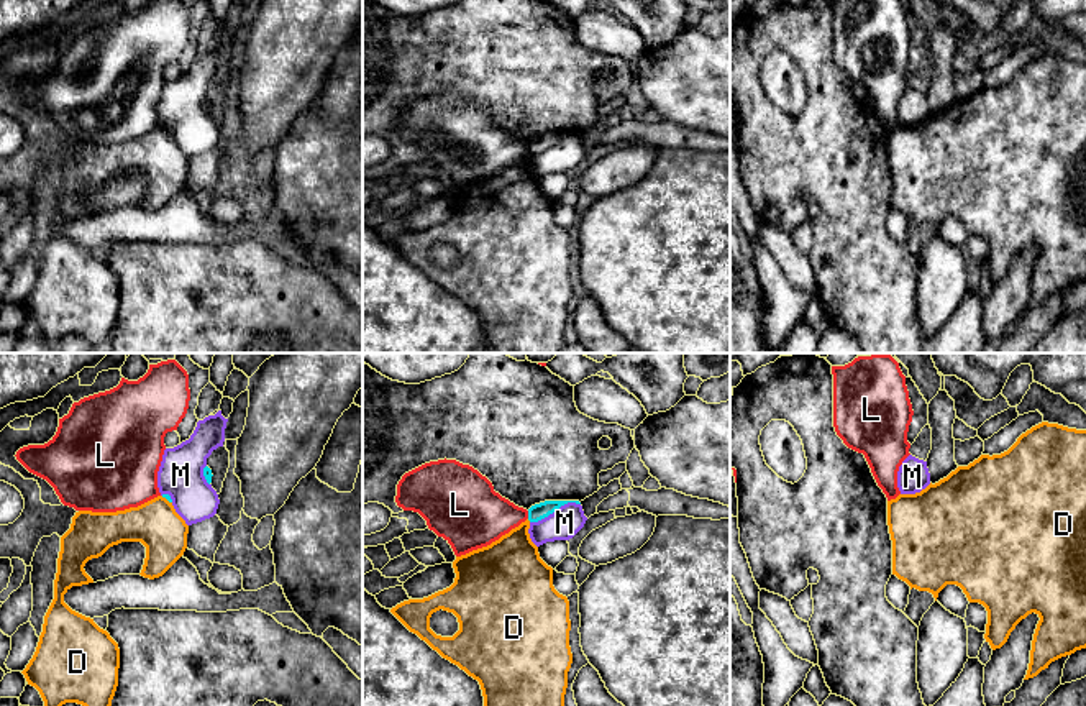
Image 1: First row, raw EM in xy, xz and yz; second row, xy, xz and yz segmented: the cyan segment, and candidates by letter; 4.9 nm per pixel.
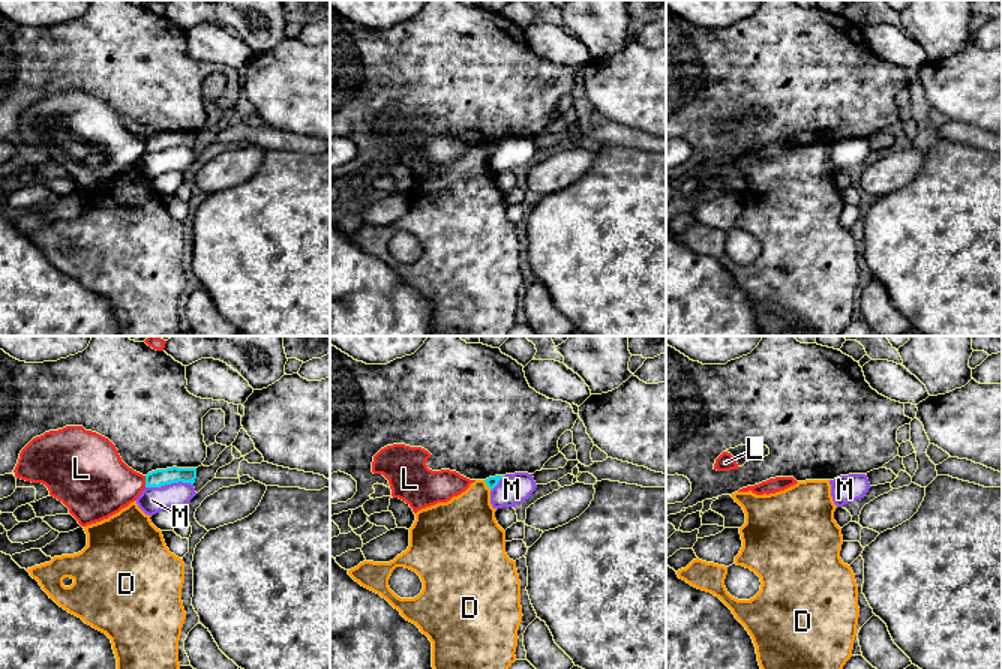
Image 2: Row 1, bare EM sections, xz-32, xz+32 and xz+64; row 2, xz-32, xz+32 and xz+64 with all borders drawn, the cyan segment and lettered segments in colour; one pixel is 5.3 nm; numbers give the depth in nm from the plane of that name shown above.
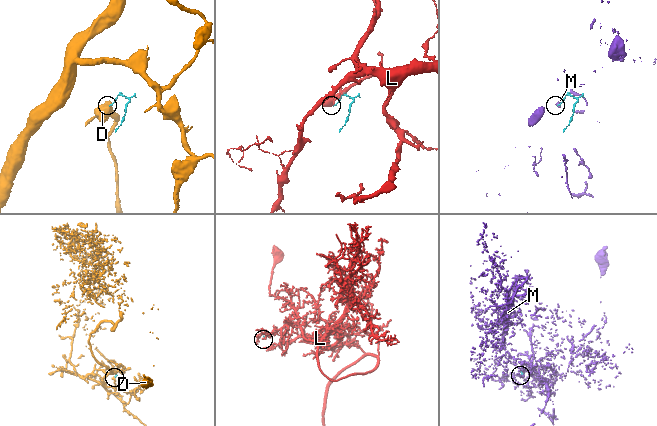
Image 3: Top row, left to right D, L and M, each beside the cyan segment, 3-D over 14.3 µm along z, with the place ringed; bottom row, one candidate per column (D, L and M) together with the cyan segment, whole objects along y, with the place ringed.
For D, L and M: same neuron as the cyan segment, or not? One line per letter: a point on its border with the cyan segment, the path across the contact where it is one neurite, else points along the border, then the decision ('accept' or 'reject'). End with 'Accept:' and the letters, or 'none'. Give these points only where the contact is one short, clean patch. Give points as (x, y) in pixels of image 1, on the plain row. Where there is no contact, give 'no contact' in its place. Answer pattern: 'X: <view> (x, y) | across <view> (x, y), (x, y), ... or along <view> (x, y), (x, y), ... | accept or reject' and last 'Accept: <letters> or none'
D: xy (166, 130) | along xy (161, 128), (171, 135) | reject
L: xz (529, 146) | reject
M: xz (555, 142) | reject
Accept: none

